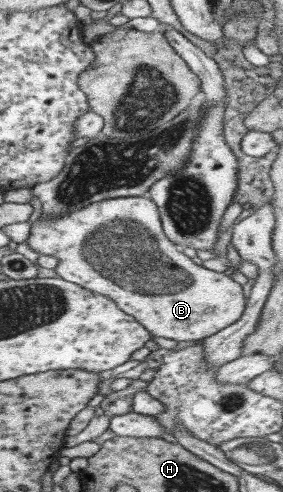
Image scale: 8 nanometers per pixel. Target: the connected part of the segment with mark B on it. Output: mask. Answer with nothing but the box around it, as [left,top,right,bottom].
[26,197,245,342]

